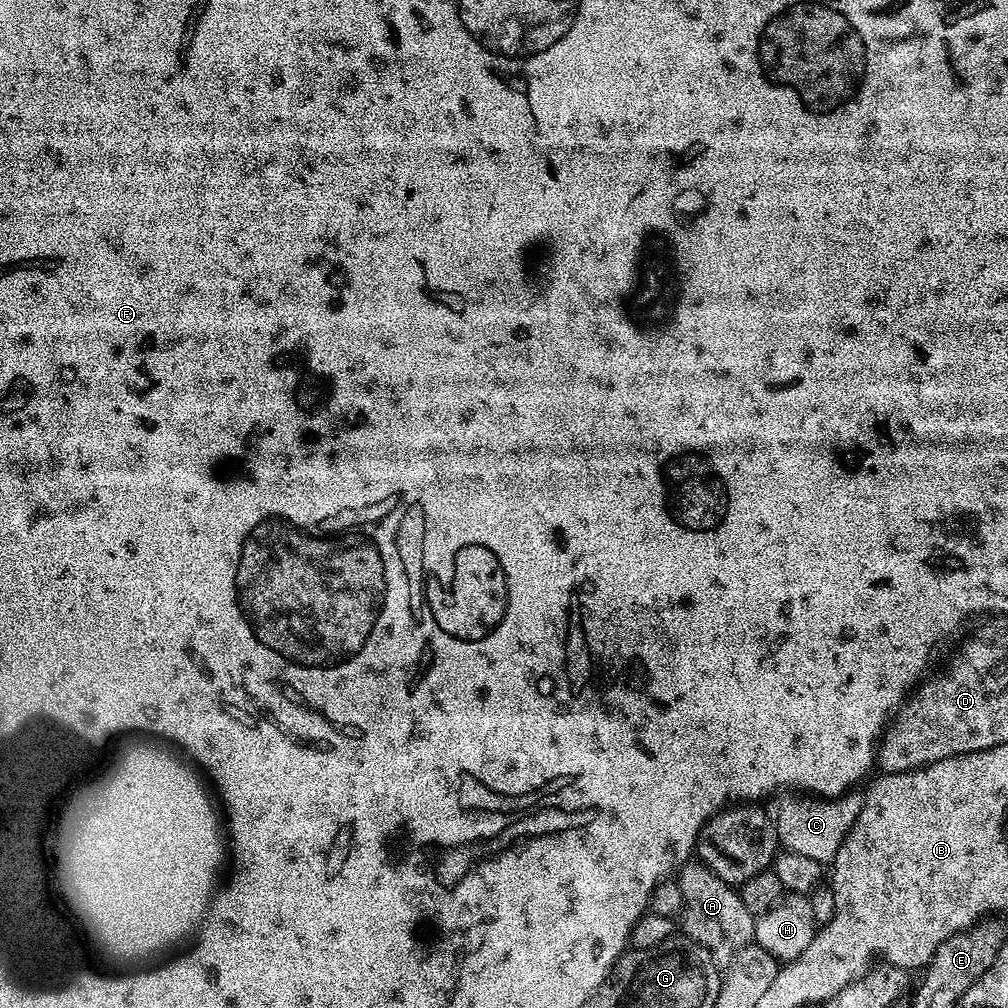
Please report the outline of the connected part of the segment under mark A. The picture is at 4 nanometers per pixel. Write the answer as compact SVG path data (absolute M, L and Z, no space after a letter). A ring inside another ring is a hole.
M699 862L685 863L679 869L675 882L682 892L683 935L701 944L717 966L731 964L743 948L753 943L756 934L756 916L747 909L739 891L733 885L722 882L718 874Z

